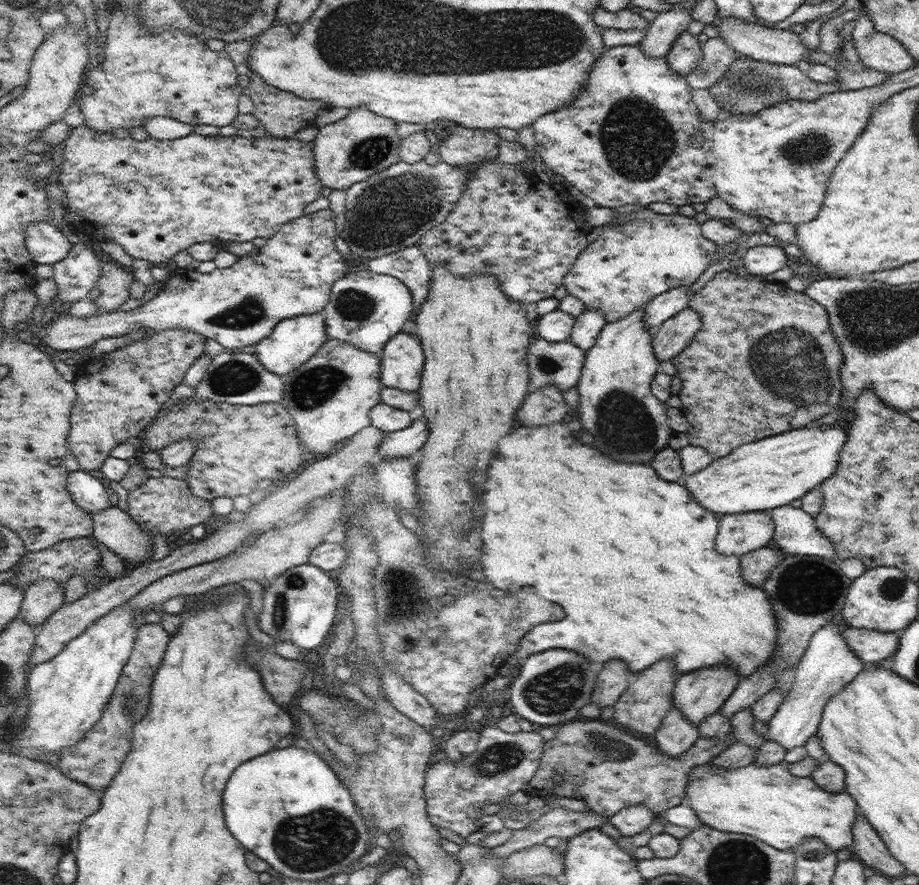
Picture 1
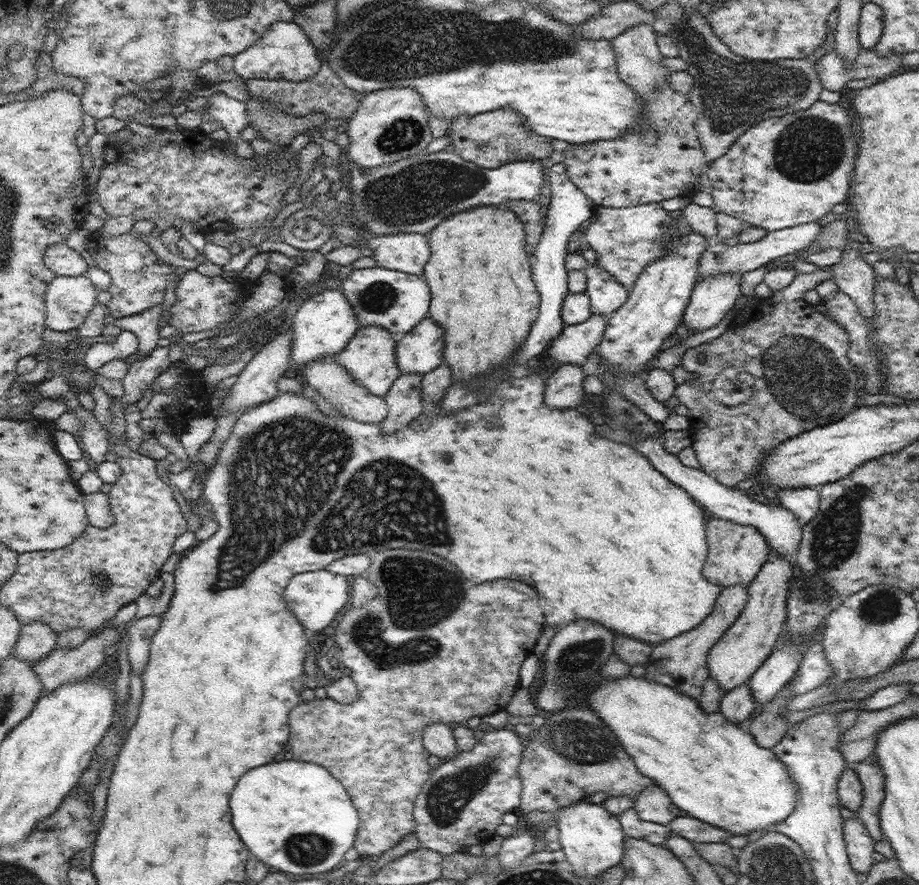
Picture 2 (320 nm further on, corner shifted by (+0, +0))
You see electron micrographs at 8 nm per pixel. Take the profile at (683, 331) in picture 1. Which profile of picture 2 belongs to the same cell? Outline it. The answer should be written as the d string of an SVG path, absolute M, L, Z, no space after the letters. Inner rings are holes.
M722 273L697 281L680 326L686 326L693 333L716 326L740 298L742 275Z

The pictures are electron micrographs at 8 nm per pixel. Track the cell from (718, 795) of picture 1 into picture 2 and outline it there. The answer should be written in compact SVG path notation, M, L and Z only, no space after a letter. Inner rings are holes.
M624 676L620 680L606 680L598 689L592 692L587 700L587 705L603 720L617 736L626 752L634 759L637 769L651 778L654 784L664 789L672 799L674 806L685 811L688 816L697 818L698 821L707 822L709 825L719 826L721 829L729 830L734 835L748 835L754 830L772 830L774 825L780 824L792 814L797 797L797 784L791 779L787 766L776 755L773 749L761 747L754 735L747 729L746 725L730 722L722 713L708 714L701 709L697 698L689 697L679 690L670 688L656 681L645 680L644 677Z

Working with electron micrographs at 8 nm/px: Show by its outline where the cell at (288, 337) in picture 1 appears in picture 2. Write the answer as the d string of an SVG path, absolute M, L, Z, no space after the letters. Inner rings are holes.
M338 289L306 297L305 303L297 310L290 330L293 332L292 360L300 367L323 356L338 355L361 329L352 305Z

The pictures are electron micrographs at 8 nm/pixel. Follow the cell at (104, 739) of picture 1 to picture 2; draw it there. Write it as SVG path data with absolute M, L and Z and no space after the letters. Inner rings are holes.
M149 615L134 620L128 628L130 668L138 676L142 676L148 666L151 638L160 628L161 620L161 615Z

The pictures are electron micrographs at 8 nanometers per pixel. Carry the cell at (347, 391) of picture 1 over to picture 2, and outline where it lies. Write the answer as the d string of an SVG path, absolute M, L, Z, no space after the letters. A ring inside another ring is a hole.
M366 326L356 331L352 340L336 355L336 358L344 370L351 374L353 381L368 389L372 394L384 398L393 382L401 375L401 370L397 365L396 345L397 340L388 330L380 326Z

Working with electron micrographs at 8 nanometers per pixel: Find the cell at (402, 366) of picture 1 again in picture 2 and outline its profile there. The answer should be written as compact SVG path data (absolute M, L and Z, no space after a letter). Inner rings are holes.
M430 316L424 317L415 329L397 341L396 358L401 374L425 375L443 363L442 356L444 356L444 330Z

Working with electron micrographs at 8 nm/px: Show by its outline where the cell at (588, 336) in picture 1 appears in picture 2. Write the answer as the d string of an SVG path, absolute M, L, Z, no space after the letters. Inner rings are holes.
M598 263L584 268L587 276L585 293L591 300L591 312L594 315L612 315L629 297L628 288L621 285L609 272L599 268Z

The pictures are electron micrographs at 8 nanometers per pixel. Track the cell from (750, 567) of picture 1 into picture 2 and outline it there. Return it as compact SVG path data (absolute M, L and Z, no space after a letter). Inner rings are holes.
M742 584L723 587L714 604L714 610L696 628L655 645L645 665L646 674L643 676L645 680L665 684L689 697L700 697L705 681L710 678L709 650L740 616L748 601L747 588Z

